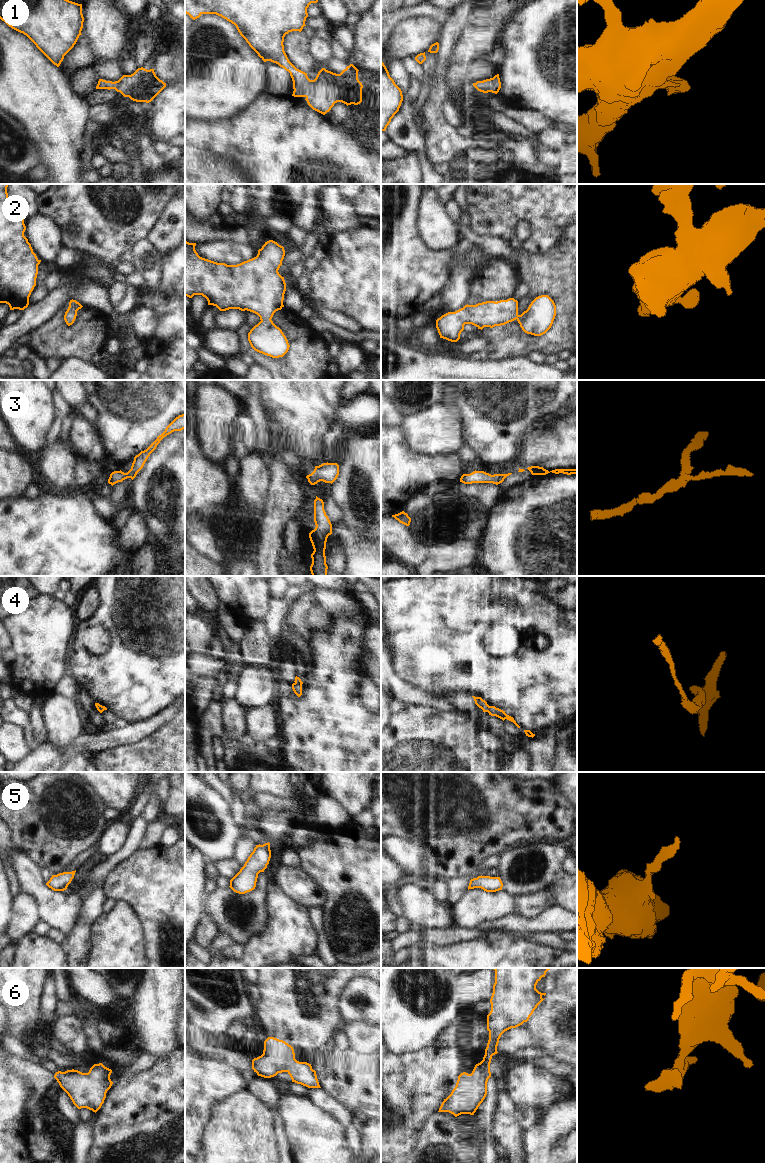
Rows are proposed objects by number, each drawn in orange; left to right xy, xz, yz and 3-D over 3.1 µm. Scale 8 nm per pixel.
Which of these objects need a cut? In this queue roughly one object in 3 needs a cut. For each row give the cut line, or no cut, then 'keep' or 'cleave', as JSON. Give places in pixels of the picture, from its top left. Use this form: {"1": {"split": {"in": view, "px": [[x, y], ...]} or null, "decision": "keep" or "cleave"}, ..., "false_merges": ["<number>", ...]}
{"1": {"split": null, "decision": "keep"}, "2": {"split": null, "decision": "keep"}, "3": {"split": null, "decision": "keep"}, "4": {"split": null, "decision": "keep"}, "5": {"split": null, "decision": "keep"}, "6": {"split": null, "decision": "keep"}, "false_merges": []}

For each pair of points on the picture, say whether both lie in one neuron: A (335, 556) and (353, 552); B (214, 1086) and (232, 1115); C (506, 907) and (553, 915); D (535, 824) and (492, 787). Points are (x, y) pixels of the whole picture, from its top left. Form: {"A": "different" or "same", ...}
{"A": "different", "B": "different", "C": "different", "D": "same"}

